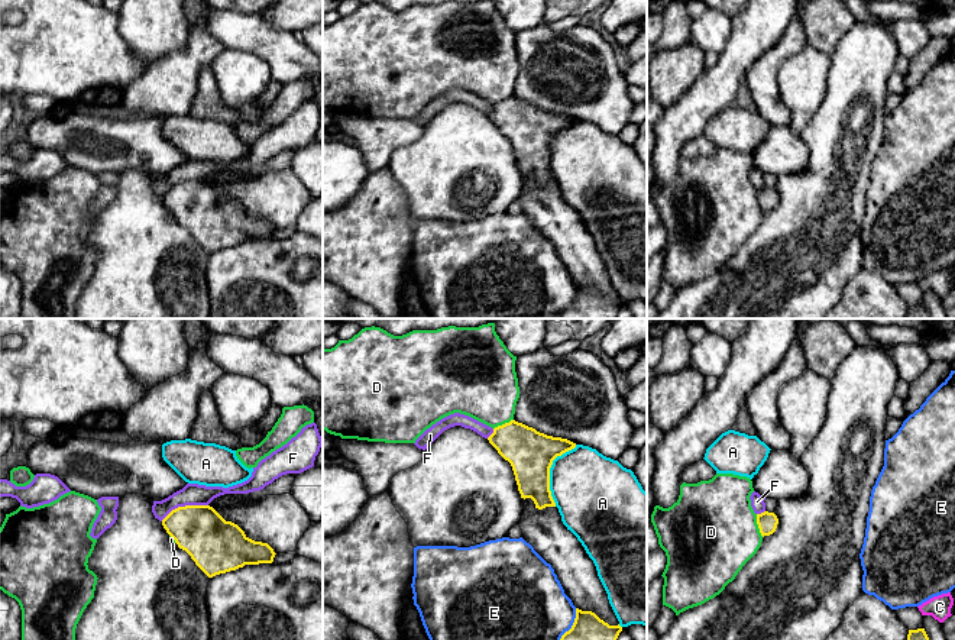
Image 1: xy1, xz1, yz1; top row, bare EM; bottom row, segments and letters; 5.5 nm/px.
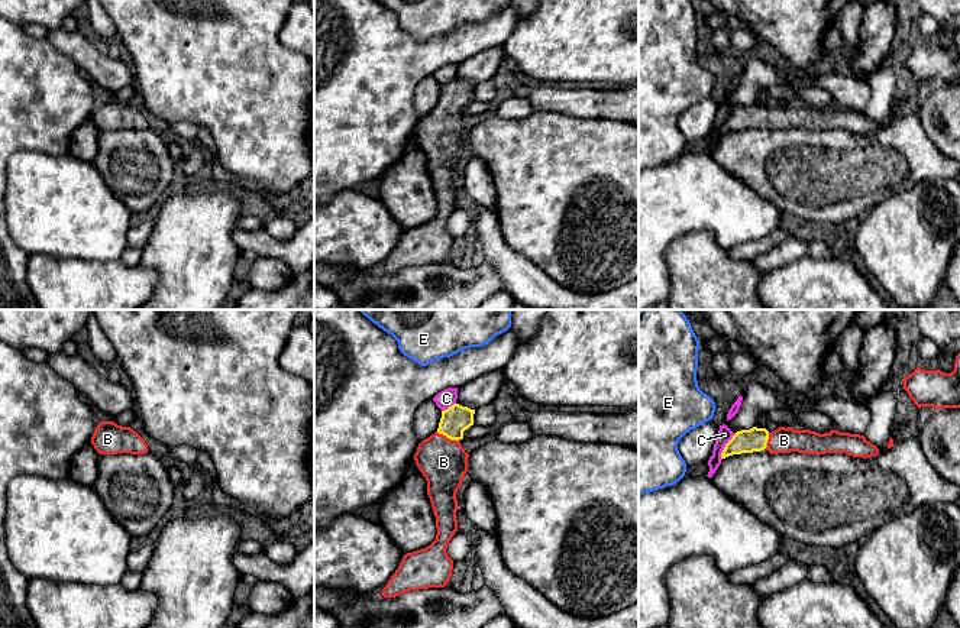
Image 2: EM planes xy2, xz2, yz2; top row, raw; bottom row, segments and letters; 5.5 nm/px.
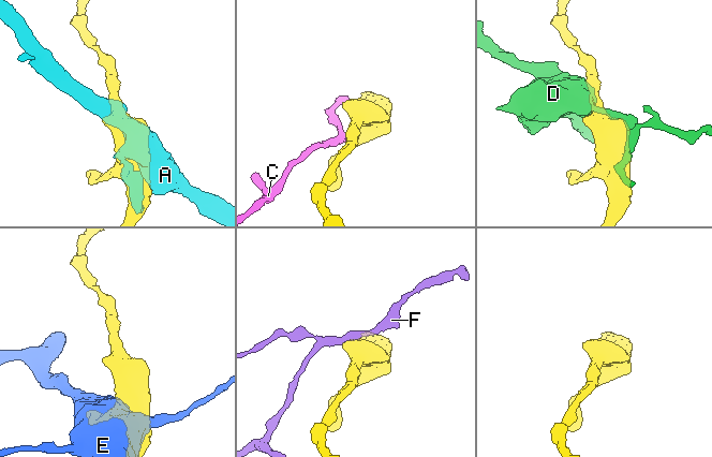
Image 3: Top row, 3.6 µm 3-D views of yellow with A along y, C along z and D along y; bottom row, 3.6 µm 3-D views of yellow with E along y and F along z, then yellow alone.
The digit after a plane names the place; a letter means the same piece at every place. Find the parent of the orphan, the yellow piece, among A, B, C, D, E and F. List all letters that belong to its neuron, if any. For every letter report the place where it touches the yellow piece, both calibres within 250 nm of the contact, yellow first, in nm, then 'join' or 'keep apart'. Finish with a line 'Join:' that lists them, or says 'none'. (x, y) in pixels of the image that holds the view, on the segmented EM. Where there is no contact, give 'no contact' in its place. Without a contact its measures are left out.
A: contact xz1 (549, 472); calibres 260 and 400 nm; keep apart
B: contact xz2 (448, 437); calibres 160 and 260 nm; join
C: contact yz2 (724, 447); calibres 130 and 80 nm; keep apart
D: contact yz1 (758, 526); calibres 110 and 480 nm; keep apart
E: contact xz1 (573, 624); calibres 160 and 380 nm; keep apart
F: contact xy1 (185, 506); calibres 280 and 130 nm; keep apart
Join: B

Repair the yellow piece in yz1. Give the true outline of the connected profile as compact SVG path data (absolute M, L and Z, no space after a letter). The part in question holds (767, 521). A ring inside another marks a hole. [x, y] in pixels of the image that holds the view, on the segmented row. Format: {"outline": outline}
{"outline": "M764 511L757 514L757 524L763 537L770 536L776 531L778 518L774 513Z"}

